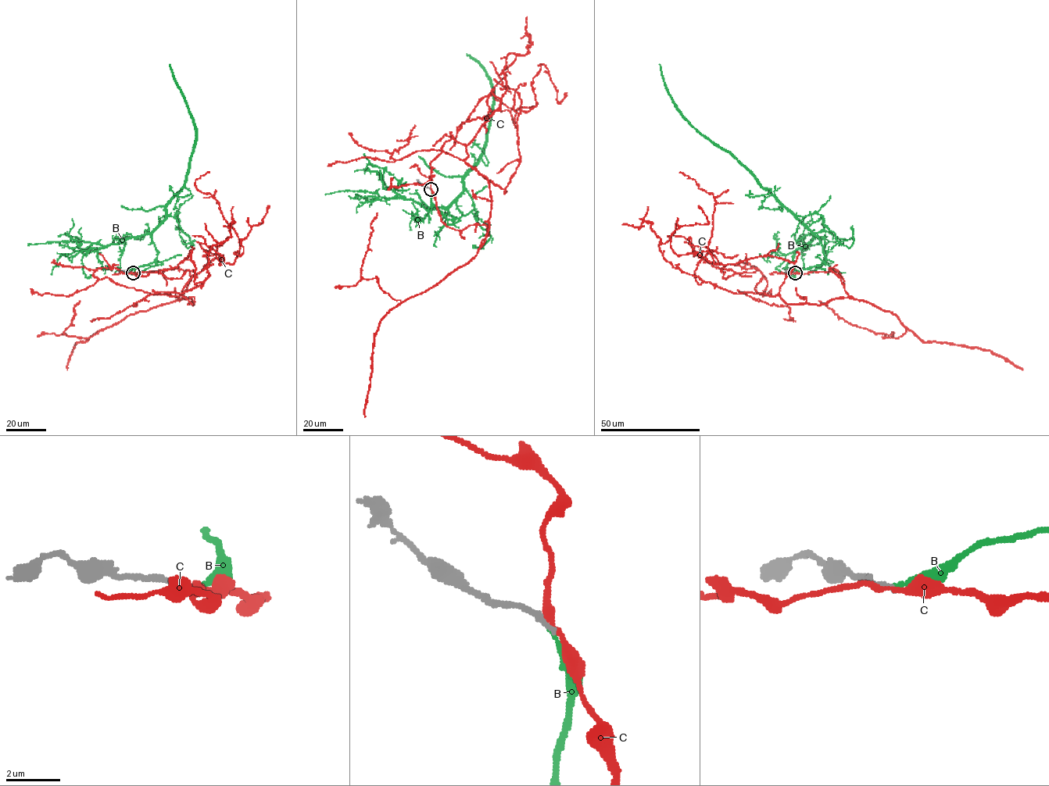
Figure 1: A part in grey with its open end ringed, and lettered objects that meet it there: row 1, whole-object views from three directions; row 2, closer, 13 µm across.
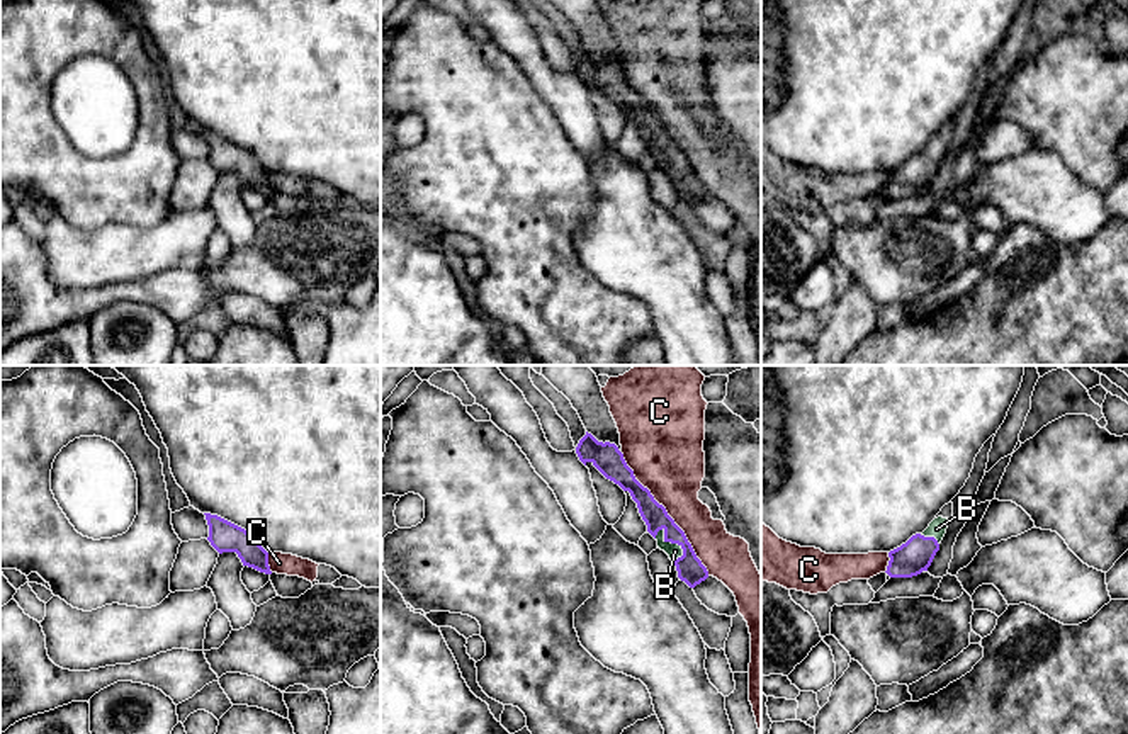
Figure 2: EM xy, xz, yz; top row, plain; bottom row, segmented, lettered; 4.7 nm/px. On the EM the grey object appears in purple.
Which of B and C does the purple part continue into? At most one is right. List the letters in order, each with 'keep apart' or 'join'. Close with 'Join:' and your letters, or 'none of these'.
B: join
C: keep apart
Join: B

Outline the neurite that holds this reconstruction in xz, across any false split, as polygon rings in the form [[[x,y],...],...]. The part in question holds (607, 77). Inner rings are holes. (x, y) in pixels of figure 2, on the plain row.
[[[586,51],[576,66],[576,73],[584,85],[591,82],[606,99],[630,112],[647,144],[647,151],[674,182],[681,200],[695,207],[708,197],[707,187],[697,177],[685,151],[668,134],[666,127],[654,119],[651,110],[635,99],[634,90],[627,85],[623,73],[615,63],[598,61]]]

